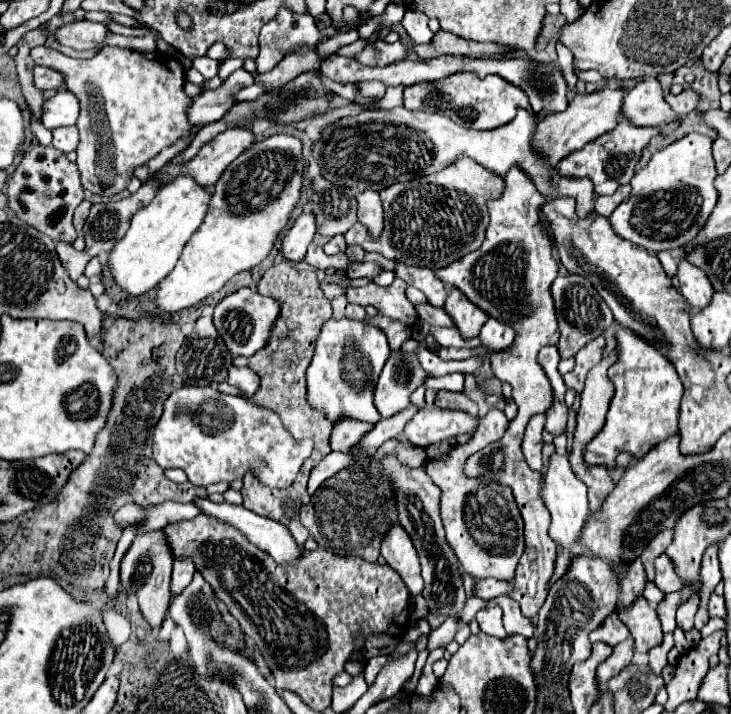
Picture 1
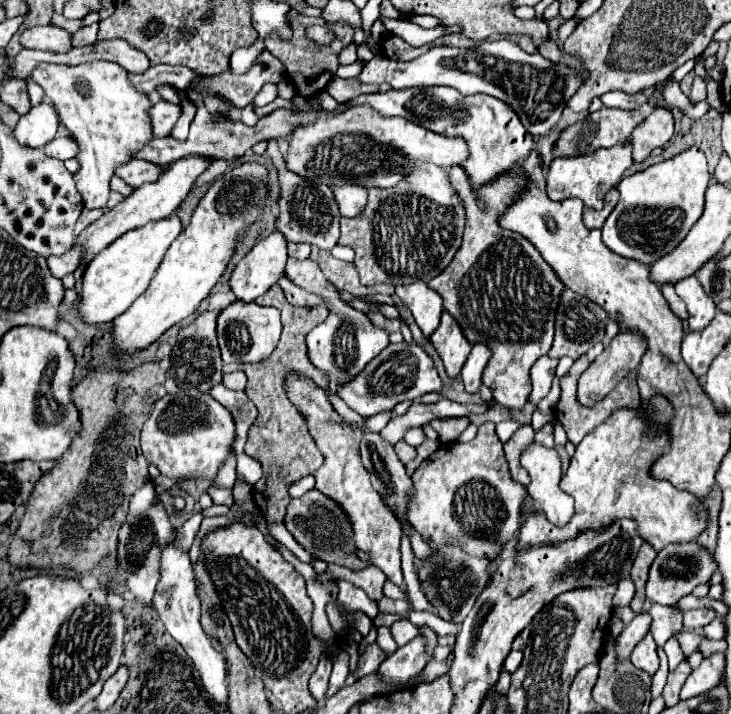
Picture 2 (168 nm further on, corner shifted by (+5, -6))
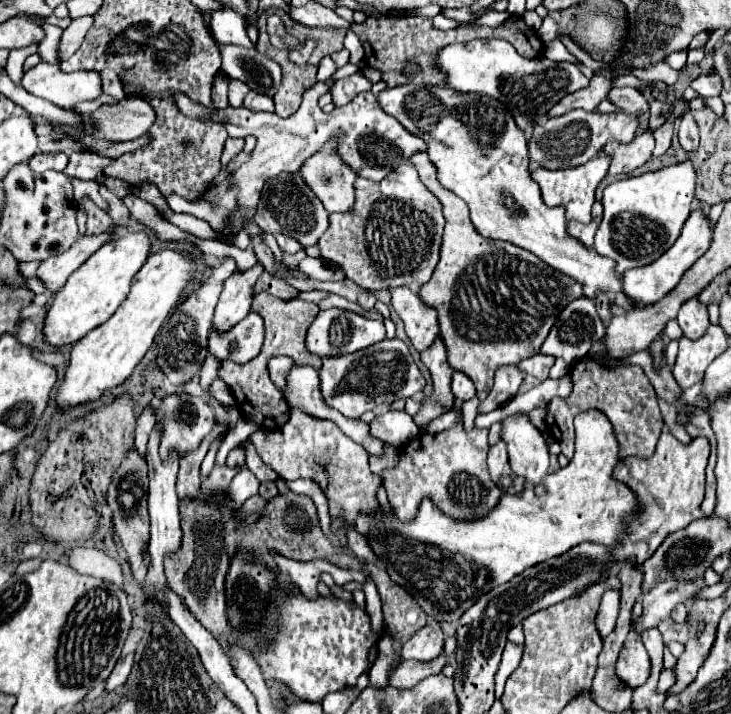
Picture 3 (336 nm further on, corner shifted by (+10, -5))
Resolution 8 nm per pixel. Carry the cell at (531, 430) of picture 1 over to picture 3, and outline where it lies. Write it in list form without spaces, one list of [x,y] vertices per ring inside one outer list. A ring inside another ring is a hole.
[[[502,441],[492,445],[488,451],[488,471],[490,471],[490,477],[494,479],[494,483],[498,487],[502,487],[502,491],[508,491],[508,493],[522,491],[524,481],[512,473],[508,455],[506,455],[506,445]]]

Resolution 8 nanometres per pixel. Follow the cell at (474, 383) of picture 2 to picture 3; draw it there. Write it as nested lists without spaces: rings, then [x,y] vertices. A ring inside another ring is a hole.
[[[456,371],[454,377],[452,377],[452,393],[454,393],[456,399],[468,401],[468,399],[472,399],[476,395],[476,387],[464,373]]]

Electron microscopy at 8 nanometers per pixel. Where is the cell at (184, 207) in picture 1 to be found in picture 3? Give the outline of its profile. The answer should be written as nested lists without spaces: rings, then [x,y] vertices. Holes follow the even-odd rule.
[[[126,233],[120,239],[104,243],[90,259],[86,259],[66,281],[66,285],[54,295],[50,309],[44,317],[44,343],[52,347],[74,345],[88,331],[102,325],[112,317],[118,305],[130,291],[130,279],[138,273],[142,263],[148,259],[150,237],[146,233]]]

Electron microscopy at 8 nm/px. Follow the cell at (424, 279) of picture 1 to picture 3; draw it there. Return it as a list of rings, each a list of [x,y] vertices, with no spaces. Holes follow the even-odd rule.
[[[410,287],[392,289],[392,307],[404,323],[404,331],[416,351],[424,351],[438,337],[438,319],[436,311],[424,307],[420,297]]]

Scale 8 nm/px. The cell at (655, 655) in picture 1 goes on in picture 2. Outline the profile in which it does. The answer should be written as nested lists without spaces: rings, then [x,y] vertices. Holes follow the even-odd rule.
[[[653,604],[649,608],[649,614],[653,618],[651,634],[653,634],[653,638],[659,646],[663,646],[679,626],[683,626],[683,622],[681,622],[683,616],[679,612],[675,612],[673,608],[669,608],[669,606]]]

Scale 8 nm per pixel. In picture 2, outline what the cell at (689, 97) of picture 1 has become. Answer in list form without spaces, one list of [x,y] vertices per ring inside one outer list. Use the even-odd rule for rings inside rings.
[[[657,106],[631,134],[633,158],[643,162],[653,148],[665,146],[673,136],[673,112],[669,108]]]

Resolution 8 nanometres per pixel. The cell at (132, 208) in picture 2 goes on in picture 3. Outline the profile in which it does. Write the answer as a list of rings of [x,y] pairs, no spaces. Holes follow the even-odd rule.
[[[80,235],[68,251],[40,261],[40,265],[36,269],[36,277],[44,283],[44,287],[50,293],[56,293],[58,289],[64,287],[70,273],[76,271],[108,239],[110,239],[108,235]]]

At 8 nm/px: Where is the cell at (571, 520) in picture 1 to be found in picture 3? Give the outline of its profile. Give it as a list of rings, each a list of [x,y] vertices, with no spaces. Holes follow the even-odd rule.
[[[522,411],[504,417],[500,425],[500,439],[506,443],[512,471],[516,475],[522,475],[526,483],[532,485],[538,495],[542,495],[542,479],[546,477],[550,467],[550,455],[544,437]]]

